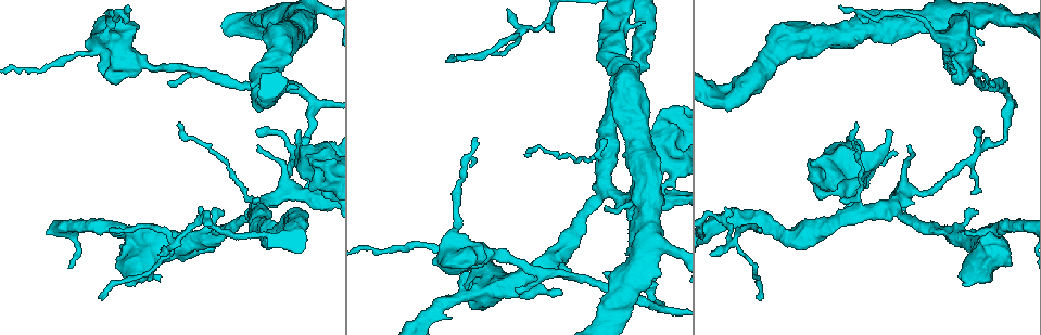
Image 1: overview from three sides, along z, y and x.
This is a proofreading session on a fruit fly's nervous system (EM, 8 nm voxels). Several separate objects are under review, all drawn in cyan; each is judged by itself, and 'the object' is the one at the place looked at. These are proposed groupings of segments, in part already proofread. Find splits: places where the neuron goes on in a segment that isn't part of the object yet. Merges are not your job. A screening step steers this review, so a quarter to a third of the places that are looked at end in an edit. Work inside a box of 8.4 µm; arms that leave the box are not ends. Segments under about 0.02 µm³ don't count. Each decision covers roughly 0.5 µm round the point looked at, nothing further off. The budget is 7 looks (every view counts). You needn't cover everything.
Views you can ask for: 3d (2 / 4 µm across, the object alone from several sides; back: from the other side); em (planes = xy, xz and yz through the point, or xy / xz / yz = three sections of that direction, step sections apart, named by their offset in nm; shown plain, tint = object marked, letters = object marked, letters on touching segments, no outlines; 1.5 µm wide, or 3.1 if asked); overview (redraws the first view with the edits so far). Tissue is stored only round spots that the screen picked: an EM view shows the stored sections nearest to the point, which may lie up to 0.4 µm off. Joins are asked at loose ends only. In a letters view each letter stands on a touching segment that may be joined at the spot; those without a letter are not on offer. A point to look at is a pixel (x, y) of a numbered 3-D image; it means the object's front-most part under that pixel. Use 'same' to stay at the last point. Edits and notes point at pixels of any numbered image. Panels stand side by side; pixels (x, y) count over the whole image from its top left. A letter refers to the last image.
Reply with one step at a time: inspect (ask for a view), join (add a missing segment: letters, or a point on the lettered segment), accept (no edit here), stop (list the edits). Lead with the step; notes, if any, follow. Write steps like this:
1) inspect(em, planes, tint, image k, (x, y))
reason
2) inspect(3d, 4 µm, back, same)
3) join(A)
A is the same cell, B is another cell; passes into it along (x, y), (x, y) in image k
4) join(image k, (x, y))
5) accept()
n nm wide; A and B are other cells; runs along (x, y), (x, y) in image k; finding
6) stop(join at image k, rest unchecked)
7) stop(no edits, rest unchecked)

inspect(3d, 4 µm, back, image 1, (220, 212))
free end

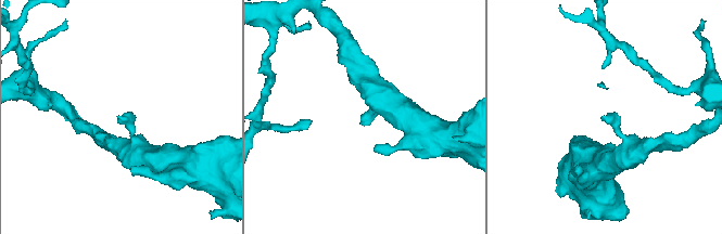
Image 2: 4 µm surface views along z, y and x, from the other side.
inspect(em, planes, letters, image 2, (118, 117))

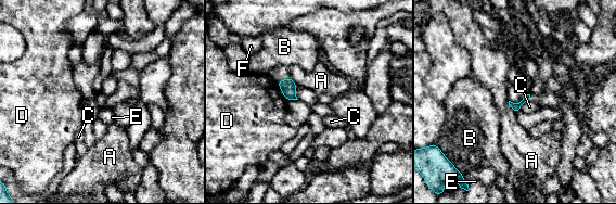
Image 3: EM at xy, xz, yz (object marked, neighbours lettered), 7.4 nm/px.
accept()
A, B, C, D, E and F are other cells; border along (529, 99), (520, 110) in image 3; no lettered segment goes on from it

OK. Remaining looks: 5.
inspect(3d, 2 µm, image 1, (964, 232))

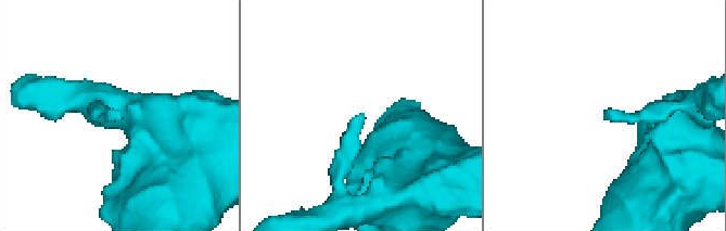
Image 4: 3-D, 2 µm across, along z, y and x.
inspect(em, planes, letters, image 4, (362, 115))

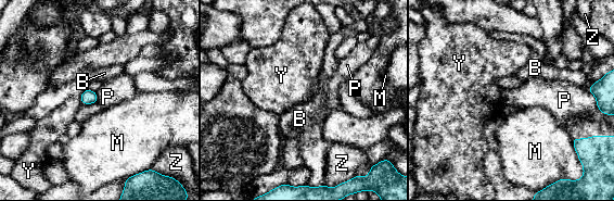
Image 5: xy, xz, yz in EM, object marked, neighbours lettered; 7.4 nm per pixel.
accept()
B, M, P, Y and Z are other cells; border along (96, 92), (97, 102) in image 5; no lettered segment goes on from it

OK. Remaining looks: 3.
inspect(em, planes, letters, image 1, (664, 194))
an open end

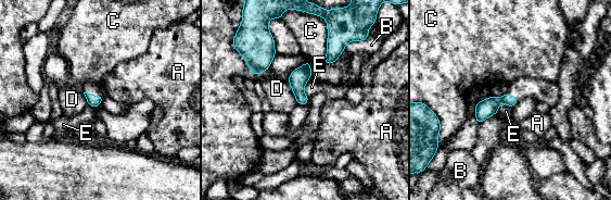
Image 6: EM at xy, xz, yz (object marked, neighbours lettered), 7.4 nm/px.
accept()
A, B, C, D and E are other cells; border along (310, 77), (303, 89), (308, 98) in image 6; none of them fits

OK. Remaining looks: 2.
stop(no edits, rest unchecked)

